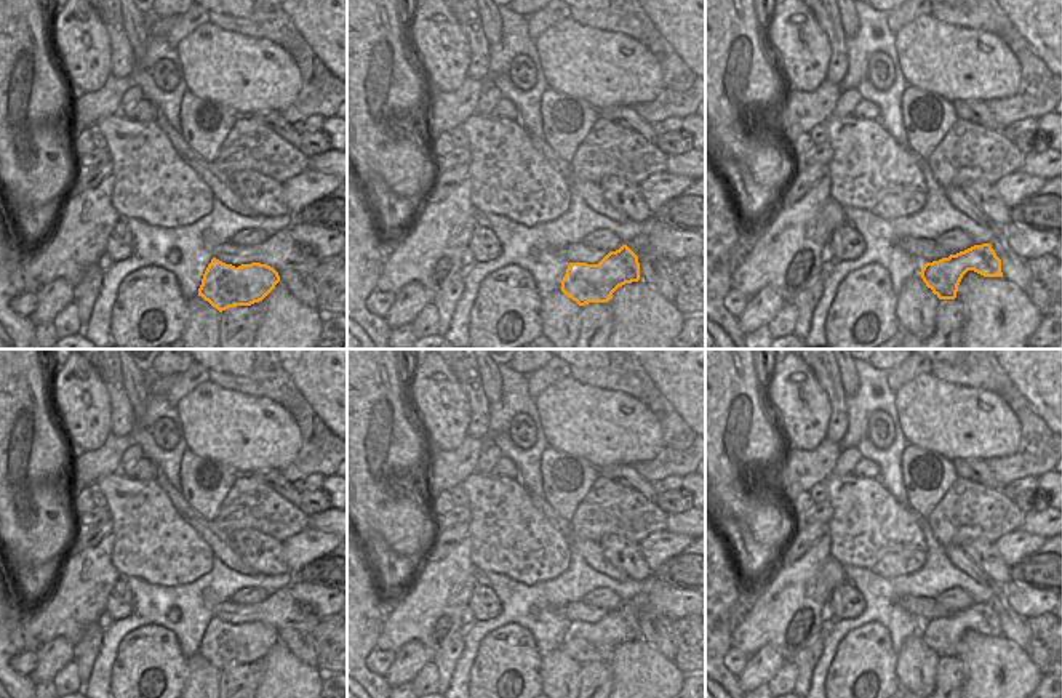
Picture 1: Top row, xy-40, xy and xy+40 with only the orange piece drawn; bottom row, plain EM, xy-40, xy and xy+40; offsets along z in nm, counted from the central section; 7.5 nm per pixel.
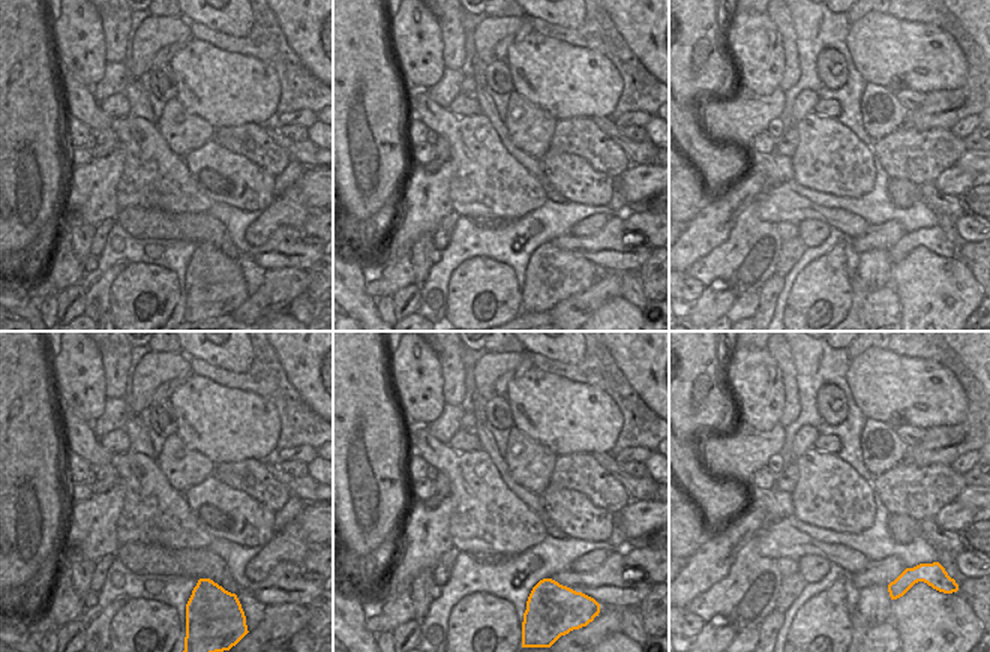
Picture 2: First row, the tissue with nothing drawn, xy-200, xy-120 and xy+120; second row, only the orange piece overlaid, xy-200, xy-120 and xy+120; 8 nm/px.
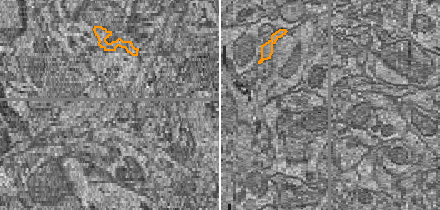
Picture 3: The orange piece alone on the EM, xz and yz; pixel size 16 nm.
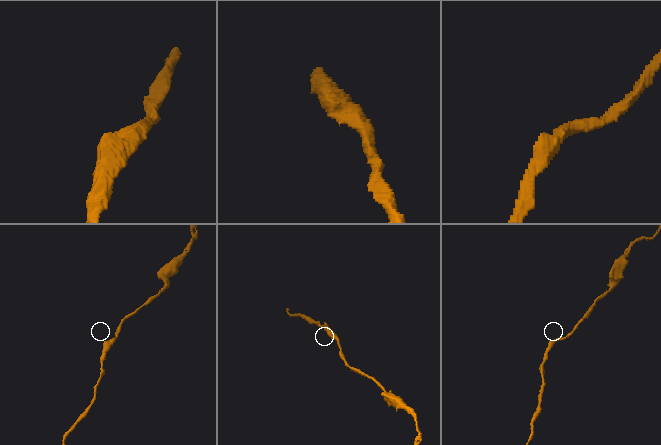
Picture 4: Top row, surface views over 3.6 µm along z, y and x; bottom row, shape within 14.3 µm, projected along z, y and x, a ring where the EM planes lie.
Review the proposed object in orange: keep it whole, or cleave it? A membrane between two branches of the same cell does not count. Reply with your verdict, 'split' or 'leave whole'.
leave whole

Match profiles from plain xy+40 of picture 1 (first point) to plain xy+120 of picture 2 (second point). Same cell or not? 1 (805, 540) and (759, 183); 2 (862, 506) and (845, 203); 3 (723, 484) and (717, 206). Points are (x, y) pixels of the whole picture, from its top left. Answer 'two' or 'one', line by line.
1: one
2: two
3: two

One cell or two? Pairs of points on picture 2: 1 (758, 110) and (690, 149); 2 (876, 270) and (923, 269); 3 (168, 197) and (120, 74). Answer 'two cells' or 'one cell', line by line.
1: two cells
2: two cells
3: two cells

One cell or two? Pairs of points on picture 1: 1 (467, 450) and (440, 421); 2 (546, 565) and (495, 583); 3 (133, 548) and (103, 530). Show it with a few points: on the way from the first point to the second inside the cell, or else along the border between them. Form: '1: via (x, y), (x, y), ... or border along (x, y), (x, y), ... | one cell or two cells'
1: border along (466, 434), (464, 441), (455, 449), (431, 449) | two cells
2: border along (483, 573), (503, 573), (525, 583), (546, 581) | two cells
3: border along (109, 519), (112, 530) | two cells

